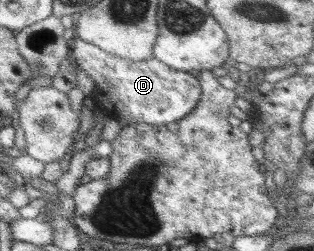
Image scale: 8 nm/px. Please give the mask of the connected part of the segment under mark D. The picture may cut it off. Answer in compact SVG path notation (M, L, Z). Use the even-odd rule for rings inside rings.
M74 37L70 42L70 59L78 71L84 71L94 81L93 101L106 115L129 123L168 125L190 114L200 102L202 88L199 79L190 72L181 72L150 57L142 61L127 60L107 54Z

